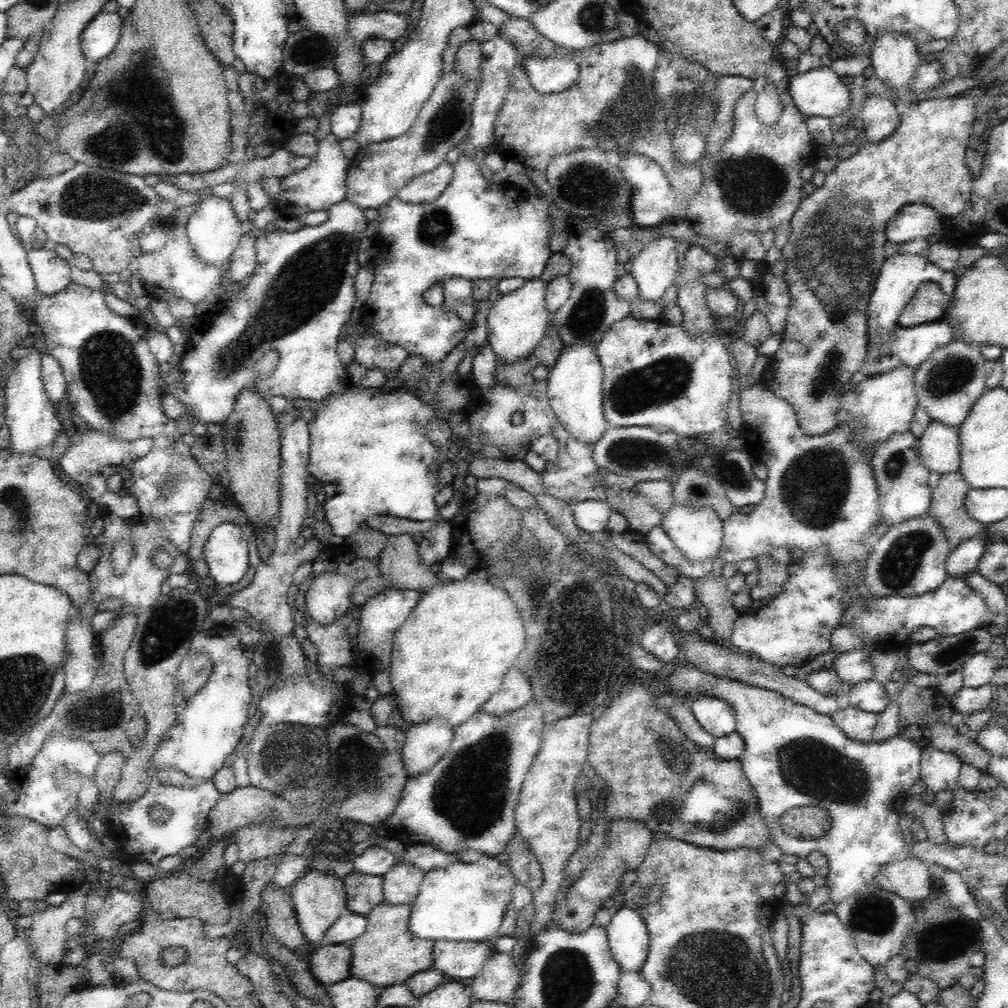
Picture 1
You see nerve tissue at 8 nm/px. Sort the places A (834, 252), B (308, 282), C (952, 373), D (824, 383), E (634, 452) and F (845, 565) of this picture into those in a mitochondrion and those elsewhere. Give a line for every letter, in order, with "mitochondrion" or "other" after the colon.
A: mitochondrion
B: mitochondrion
C: mitochondrion
D: mitochondrion
E: mitochondrion
F: other

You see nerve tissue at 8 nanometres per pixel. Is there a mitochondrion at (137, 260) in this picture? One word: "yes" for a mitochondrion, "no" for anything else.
no

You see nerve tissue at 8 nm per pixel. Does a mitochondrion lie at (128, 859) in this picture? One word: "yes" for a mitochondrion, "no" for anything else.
no

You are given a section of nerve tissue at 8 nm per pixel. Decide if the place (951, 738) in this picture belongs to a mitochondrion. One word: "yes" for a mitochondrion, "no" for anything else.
no

